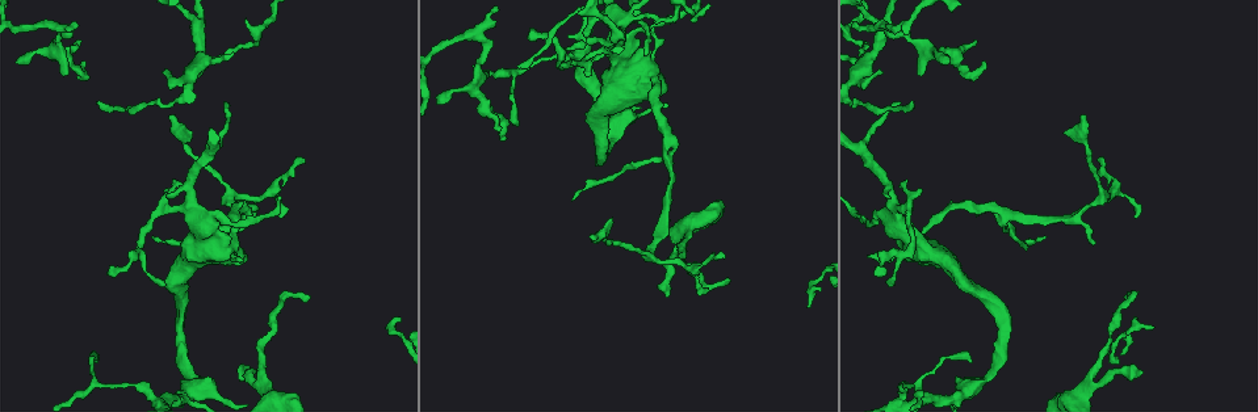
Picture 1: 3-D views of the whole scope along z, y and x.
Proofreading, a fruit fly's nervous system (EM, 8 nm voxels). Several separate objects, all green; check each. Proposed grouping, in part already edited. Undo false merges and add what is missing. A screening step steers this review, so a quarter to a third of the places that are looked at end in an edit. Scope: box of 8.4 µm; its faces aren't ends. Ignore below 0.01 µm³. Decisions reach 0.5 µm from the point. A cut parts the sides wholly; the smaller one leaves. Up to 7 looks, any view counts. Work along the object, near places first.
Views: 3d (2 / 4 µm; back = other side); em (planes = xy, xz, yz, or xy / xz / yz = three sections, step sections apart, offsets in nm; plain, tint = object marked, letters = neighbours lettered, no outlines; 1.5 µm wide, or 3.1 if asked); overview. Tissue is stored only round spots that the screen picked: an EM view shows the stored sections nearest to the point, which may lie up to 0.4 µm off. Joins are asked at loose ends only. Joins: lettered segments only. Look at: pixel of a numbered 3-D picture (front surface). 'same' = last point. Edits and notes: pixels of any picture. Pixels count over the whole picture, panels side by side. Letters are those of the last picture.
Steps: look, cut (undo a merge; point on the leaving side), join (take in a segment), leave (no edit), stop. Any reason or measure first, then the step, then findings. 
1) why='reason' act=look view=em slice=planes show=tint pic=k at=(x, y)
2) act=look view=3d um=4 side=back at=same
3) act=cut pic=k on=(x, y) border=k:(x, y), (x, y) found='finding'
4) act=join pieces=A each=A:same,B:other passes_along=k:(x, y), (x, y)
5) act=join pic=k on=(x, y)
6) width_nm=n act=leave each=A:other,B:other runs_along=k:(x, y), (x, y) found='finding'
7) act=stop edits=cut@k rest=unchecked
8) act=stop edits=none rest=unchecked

why='thin end' act=look view=3d um=2 pic=1 at=(1085, 114)

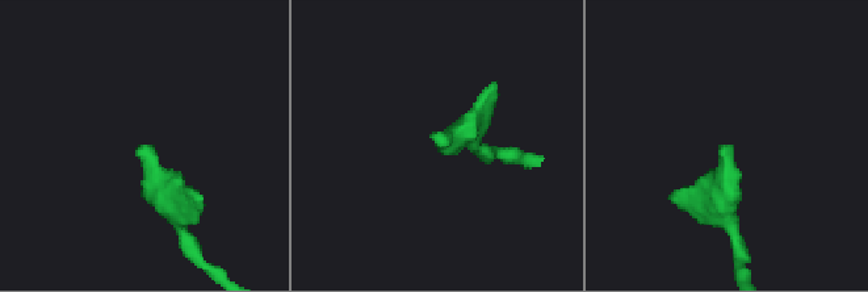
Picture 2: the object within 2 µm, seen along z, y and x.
act=look view=em slice=xz step=8 show=tint pic=2 at=(729, 146)

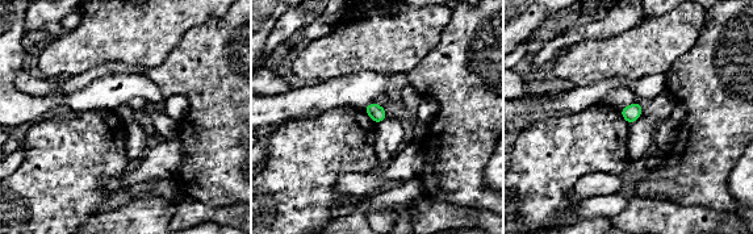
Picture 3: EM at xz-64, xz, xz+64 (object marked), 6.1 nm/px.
why='cut it another way' act=look view=em slice=planes show=letters at=same

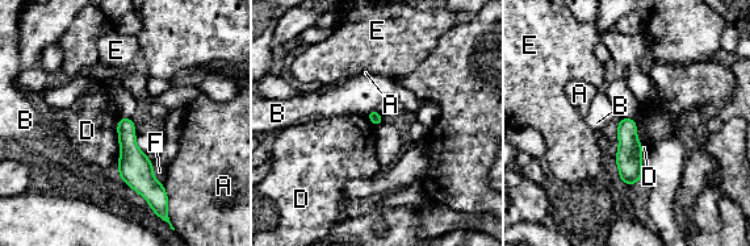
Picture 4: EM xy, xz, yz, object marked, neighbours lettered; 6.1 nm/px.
act=leave each=A:other,B:other,D:other,E:other,F:other border=4:(120, 119), (120, 159), (116, 165) found='no lettered segment goes on from it'

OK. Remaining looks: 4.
why='an open end' act=look view=3d um=2 pic=1 at=(1103, 161)

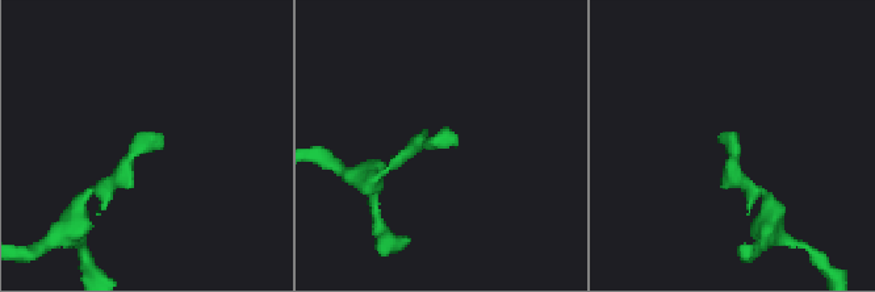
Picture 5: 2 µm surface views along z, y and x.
why='need the tissue' act=look view=em slice=planes show=tint pic=5 at=(730, 146)

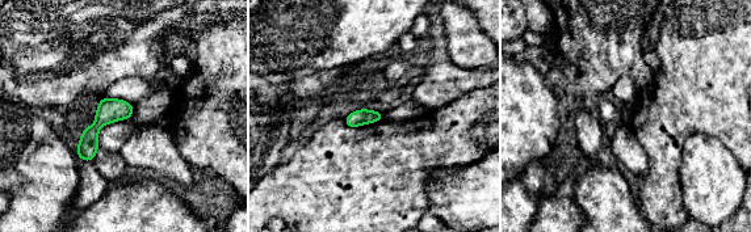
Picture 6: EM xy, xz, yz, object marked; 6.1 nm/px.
why='what lies round it' act=look view=em slice=planes show=letters at=same

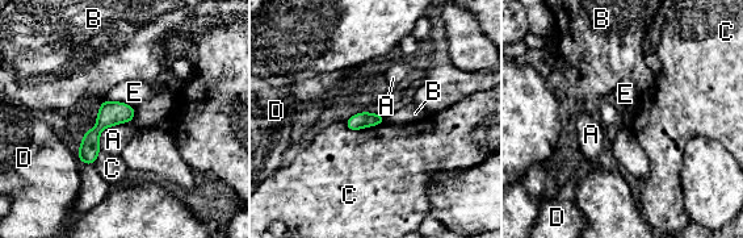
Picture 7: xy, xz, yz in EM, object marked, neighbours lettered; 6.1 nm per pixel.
act=leave each=A:other,B:other,C:other,D:other,E:other runs_along=7:(130, 109), (95, 132), (84, 159) found='no lettered segment goes on from it'

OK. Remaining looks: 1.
act=look view=em slice=planes show=letters pic=1 at=(245, 368)

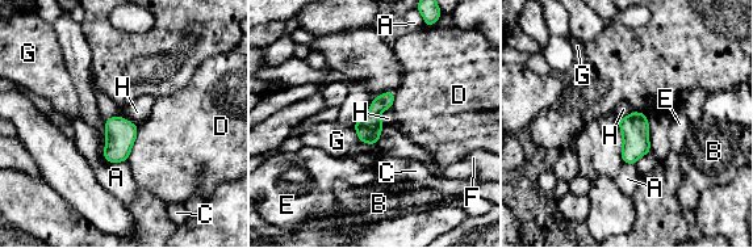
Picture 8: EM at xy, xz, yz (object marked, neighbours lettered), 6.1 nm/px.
longest_contact=D:220nm act=leave each=A:other,B:other,C:other,D:other,E:other,F:other,G:other,H:other border=8:(105, 118), (124, 117), (137, 126) found='none of them fits'

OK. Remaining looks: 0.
act=stop edits=none rest=unchecked

